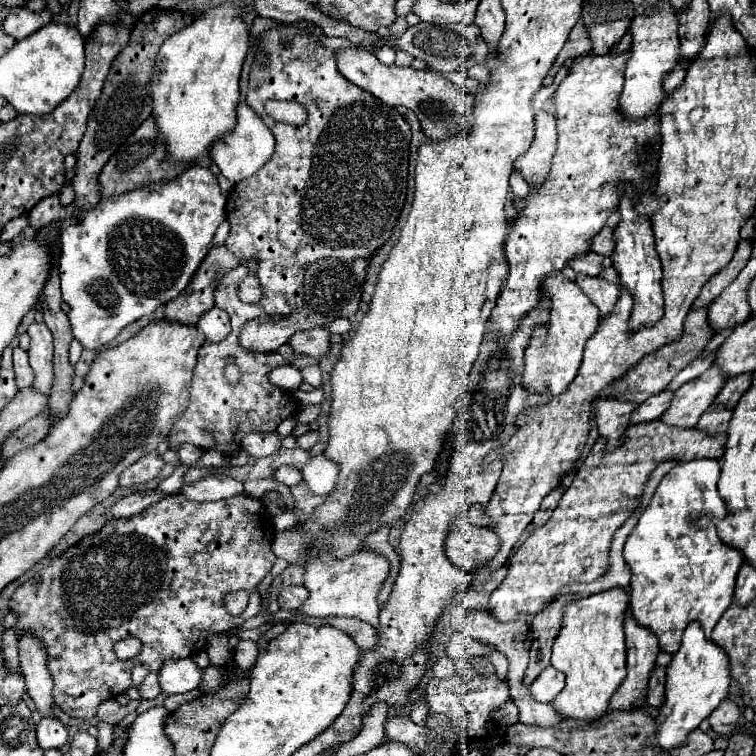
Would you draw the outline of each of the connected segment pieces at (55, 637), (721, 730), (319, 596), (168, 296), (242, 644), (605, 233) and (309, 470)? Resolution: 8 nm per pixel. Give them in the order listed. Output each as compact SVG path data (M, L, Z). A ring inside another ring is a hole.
M243 493L211 503L191 503L183 495L175 494L153 503L131 519L111 519L97 533L85 535L77 545L51 559L47 567L39 569L13 593L11 609L19 613L15 629L31 629L47 647L49 671L55 683L55 705L69 717L91 719L103 701L133 687L131 669L135 665L149 665L149 675L139 685L141 695L145 699L157 697L161 693L157 671L163 659L199 653L209 635L229 633L261 611L261 597L255 587L275 563L271 551L273 535L273 515L265 511L261 499ZM241 589L251 591L249 603L241 615L231 615L225 607L225 595ZM127 637L137 637L143 647L135 659L119 661L113 645Z
M725 699L711 715L709 715L709 721L711 721L711 729L719 735L727 735L733 731L737 719L739 719L739 707L735 701L731 699Z
M359 551L343 561L331 559L327 553L311 555L305 565L305 587L309 589L309 599L297 609L303 617L357 617L373 627L377 627L379 601L377 595L383 581L389 575L389 561L377 553Z
M189 167L163 187L133 191L131 195L123 195L123 199L111 199L111 203L97 203L97 207L91 211L63 207L59 203L59 195L49 195L33 207L29 221L36 230L51 224L51 221L63 221L59 239L59 275L63 301L71 305L69 313L73 337L83 345L83 349L101 349L113 341L125 325L151 315L157 307L175 299L175 295L187 287L211 247L215 229L225 221L225 197L221 195L217 179L209 169Z
M243 639L235 647L235 663L241 671L249 671L257 659L257 643L251 639Z
M611 215L611 219L607 219L605 227L591 239L591 251L601 253L601 255L611 255L613 251L613 229L617 227L619 217Z
M323 455L311 457L301 473L311 495L327 495L335 487L337 467L329 459L323 459Z

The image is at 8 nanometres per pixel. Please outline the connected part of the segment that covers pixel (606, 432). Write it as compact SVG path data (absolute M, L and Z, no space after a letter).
M597 399L591 403L589 413L599 429L599 435L607 439L607 449L615 449L619 445L635 407L637 403L621 403L615 399Z

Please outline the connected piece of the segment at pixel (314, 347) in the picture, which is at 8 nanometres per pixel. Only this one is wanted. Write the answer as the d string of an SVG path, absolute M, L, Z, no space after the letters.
M315 327L309 331L299 331L289 339L289 345L297 355L321 359L329 351L329 331L325 331L321 327Z

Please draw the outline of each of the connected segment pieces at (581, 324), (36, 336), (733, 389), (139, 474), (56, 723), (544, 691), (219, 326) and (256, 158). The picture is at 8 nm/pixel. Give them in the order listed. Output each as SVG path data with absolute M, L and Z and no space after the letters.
M551 275L541 285L539 305L549 303L549 323L537 325L529 345L525 349L525 367L523 367L523 387L531 393L549 393L551 397L563 393L567 385L575 379L577 369L583 359L583 345L595 333L599 325L599 309L589 301L589 297L577 287L575 281L569 281L563 275Z
M31 323L27 329L31 337L31 347L29 347L29 365L33 369L33 389L49 395L53 387L53 337L49 327L41 323Z
M751 373L749 375L737 375L735 379L727 379L723 389L715 397L715 405L723 405L727 409L733 409L735 403L741 399L741 395L747 391L747 385L751 385Z
M151 451L121 473L119 485L121 487L131 487L131 485L137 485L137 483L145 483L145 481L157 477L163 465L165 465L165 461L159 457L159 453Z
M41 719L37 725L37 741L41 749L61 749L67 743L67 727L59 719Z
M547 667L541 671L541 675L531 683L531 695L539 703L551 703L555 695L565 687L565 675L557 671L555 667Z
M213 307L211 311L207 311L199 319L199 323L195 325L195 329L205 335L205 341L207 343L219 343L219 341L223 341L231 333L229 315L223 309Z
M239 103L239 111L237 111L237 125L235 131L231 131L231 135L225 135L213 151L213 161L219 167L221 175L229 181L229 183L239 183L247 177L251 177L253 173L257 173L273 155L275 149L275 139L269 131L269 127L255 115L255 111L251 111L251 107L247 107L245 103Z

